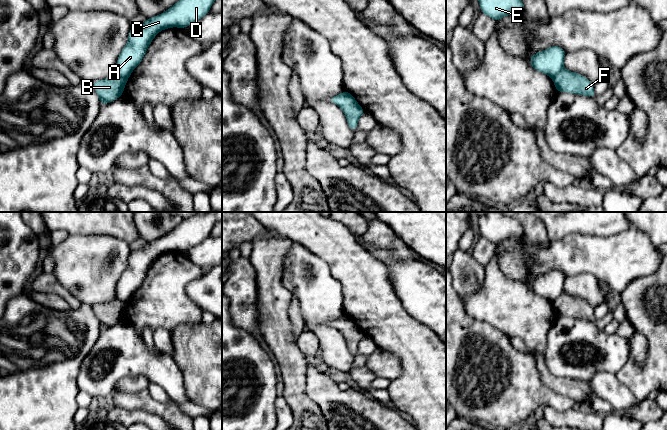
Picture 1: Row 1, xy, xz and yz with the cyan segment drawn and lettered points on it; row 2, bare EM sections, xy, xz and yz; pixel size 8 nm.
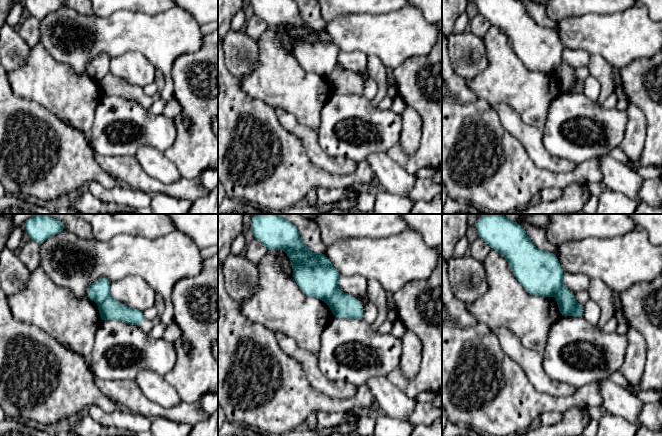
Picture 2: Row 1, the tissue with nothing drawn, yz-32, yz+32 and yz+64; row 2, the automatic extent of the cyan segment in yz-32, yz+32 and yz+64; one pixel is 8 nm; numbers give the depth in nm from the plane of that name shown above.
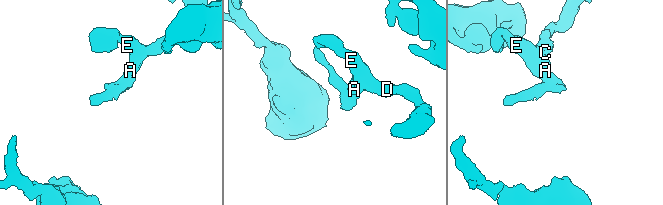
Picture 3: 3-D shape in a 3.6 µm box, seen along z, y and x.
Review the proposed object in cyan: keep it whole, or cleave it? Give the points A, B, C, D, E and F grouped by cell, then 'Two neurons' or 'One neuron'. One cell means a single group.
Groups: A C D E / B F. Two neurons

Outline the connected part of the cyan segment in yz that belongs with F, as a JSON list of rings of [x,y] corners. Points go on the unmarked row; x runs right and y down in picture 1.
[[[562,292],[552,303],[556,310],[556,316],[569,316],[596,321],[592,306],[579,297],[570,296]]]

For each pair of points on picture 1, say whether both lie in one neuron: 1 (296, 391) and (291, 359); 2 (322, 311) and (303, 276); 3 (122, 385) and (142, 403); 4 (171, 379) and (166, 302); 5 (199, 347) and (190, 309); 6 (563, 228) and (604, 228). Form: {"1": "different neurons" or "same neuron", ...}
{"1": "same neuron", "2": "same neuron", "3": "different neurons", "4": "different neurons", "5": "different neurons", "6": "same neuron"}

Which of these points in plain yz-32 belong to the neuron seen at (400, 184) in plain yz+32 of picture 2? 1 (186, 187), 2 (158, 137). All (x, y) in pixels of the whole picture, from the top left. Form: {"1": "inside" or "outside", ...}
{"1": "outside", "2": "outside"}

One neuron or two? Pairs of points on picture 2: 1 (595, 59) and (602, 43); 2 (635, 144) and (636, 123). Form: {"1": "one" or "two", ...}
{"1": "two", "2": "one"}

